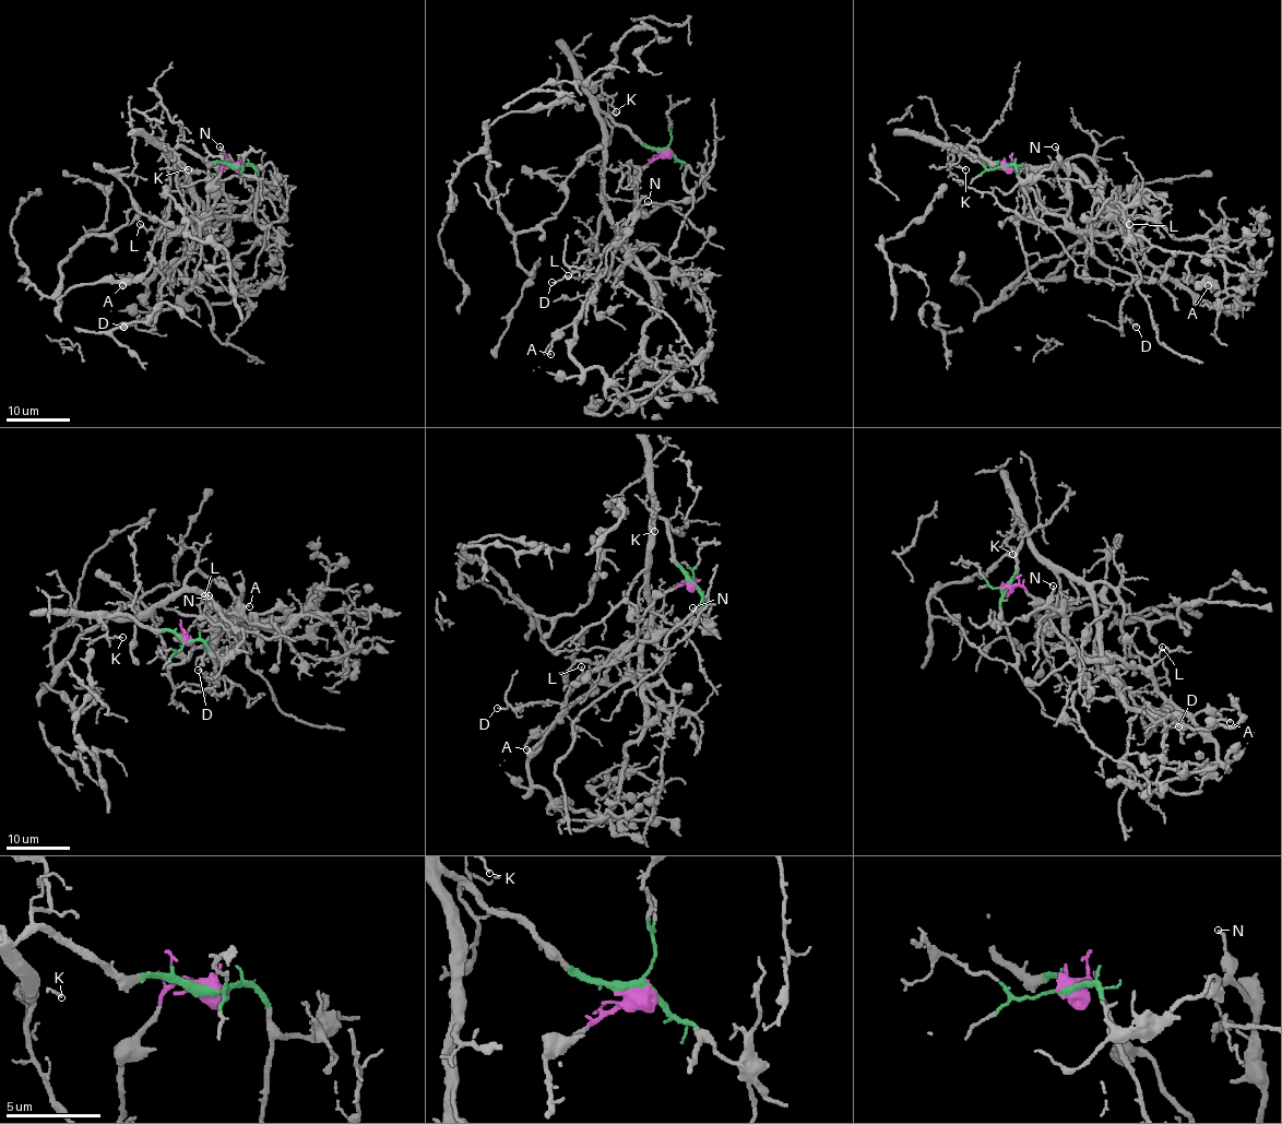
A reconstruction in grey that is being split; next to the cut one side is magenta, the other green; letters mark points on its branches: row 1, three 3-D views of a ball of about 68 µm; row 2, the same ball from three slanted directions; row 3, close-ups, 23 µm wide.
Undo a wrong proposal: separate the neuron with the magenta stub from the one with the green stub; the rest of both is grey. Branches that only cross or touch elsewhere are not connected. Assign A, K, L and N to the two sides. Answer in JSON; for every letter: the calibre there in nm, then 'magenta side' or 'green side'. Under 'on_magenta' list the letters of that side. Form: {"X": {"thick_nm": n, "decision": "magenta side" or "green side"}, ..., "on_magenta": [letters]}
{"A": {"thick_nm": 140, "decision": "magenta side"}, "K": {"thick_nm": 120, "decision": "green side"}, "L": {"thick_nm": 140, "decision": "green side"}, "N": {"thick_nm": 150, "decision": "magenta side"}, "on_magenta": ["A", "N"]}

